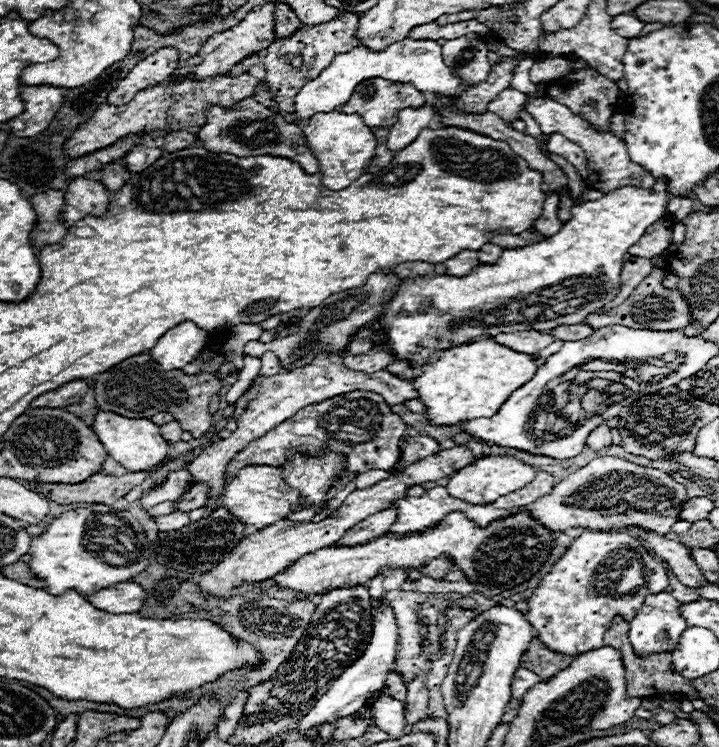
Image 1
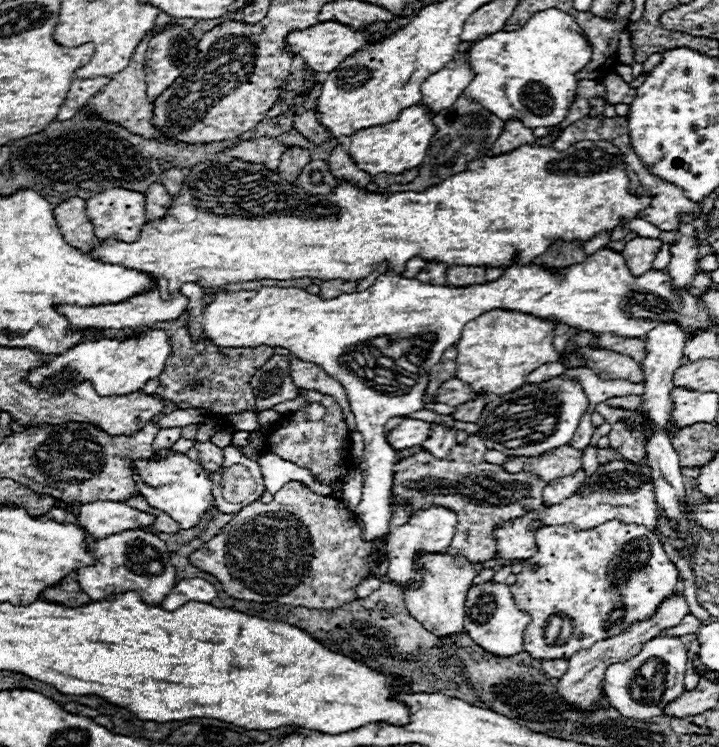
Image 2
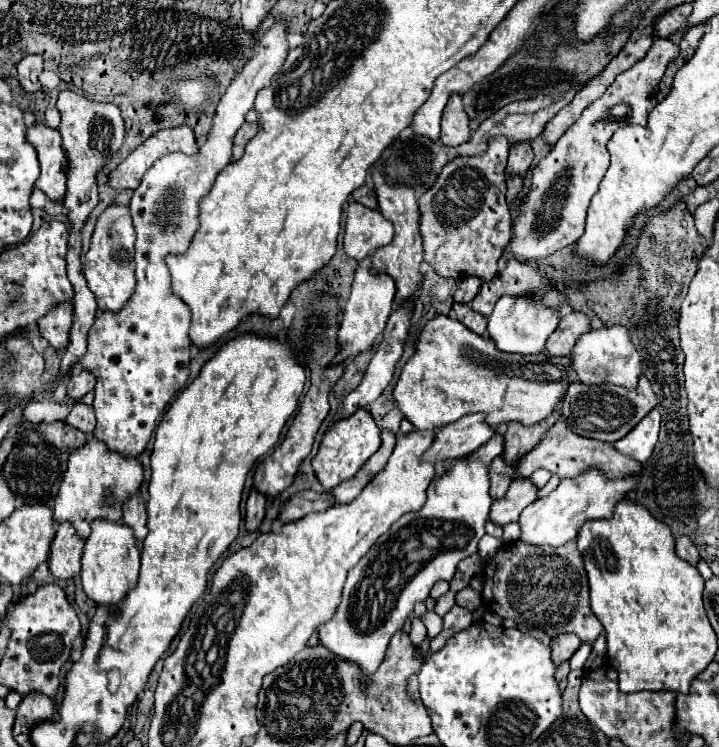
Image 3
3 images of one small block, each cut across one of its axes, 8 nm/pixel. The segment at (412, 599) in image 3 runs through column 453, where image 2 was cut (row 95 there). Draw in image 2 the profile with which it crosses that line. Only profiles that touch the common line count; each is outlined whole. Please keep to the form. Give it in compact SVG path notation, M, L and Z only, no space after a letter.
M548 8L544 12L538 12L532 16L520 30L514 32L496 32L474 46L468 48L470 64L476 72L470 86L464 90L464 96L480 102L486 110L496 114L500 120L520 120L528 128L538 126L556 126L564 120L570 104L576 98L578 80L576 74L590 62L592 48L584 34L580 34L580 26L574 22L572 16L564 14L562 10Z

